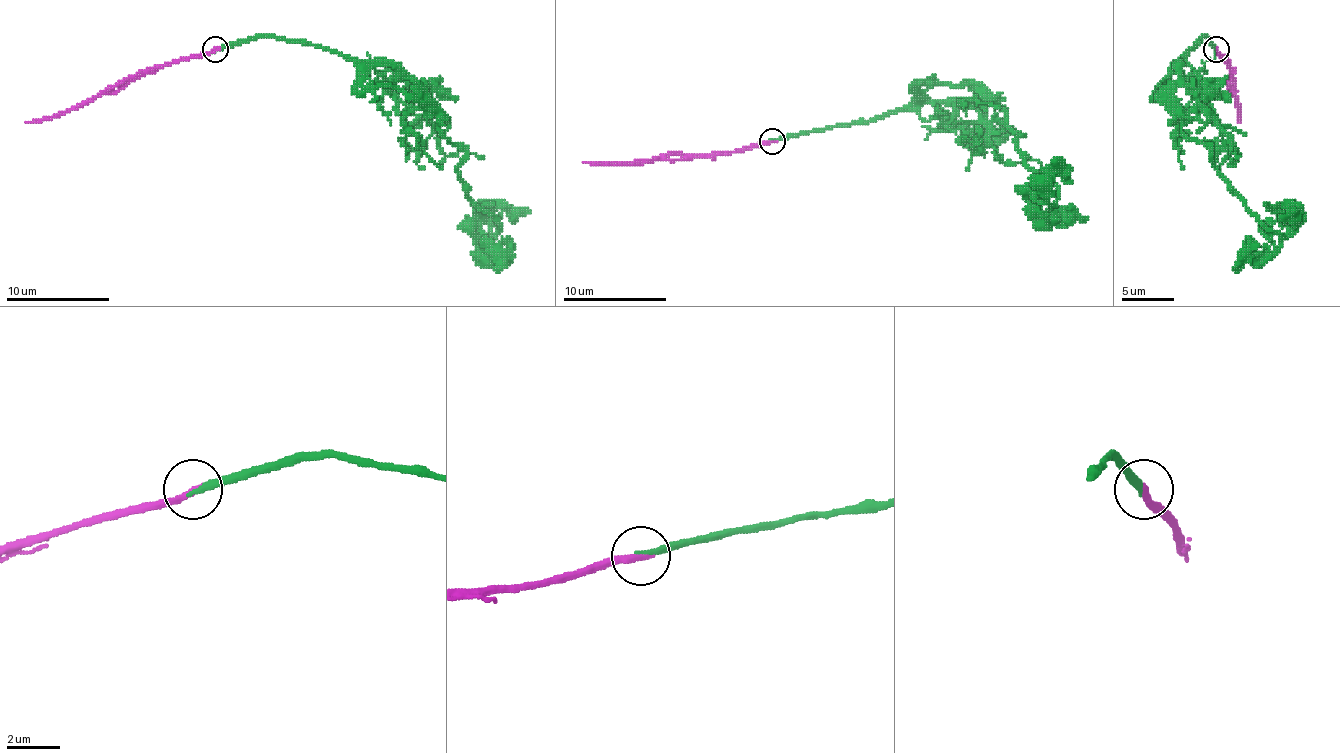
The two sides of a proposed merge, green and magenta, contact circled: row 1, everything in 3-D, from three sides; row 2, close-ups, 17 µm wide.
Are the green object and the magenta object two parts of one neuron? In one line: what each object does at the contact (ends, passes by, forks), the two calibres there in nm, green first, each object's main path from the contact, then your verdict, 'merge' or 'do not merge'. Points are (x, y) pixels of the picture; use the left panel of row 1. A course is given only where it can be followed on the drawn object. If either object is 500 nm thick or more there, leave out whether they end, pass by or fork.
green ends | magenta ends | 220/280 nm | green via (214, 50), (258, 37), (393, 63), (499, 223), (478, 244), (488, 207), (530, 213) | magenta via (214, 50), (155, 65), (108, 86), (72, 109), (25, 122) | merge

